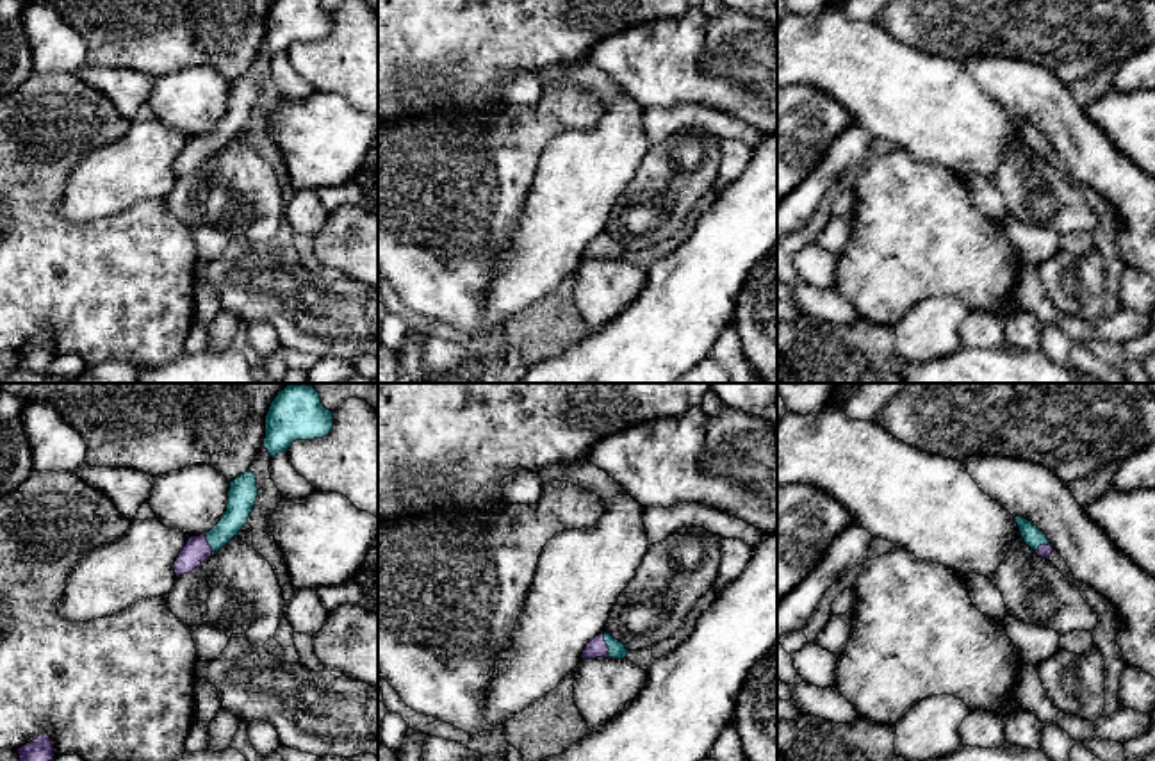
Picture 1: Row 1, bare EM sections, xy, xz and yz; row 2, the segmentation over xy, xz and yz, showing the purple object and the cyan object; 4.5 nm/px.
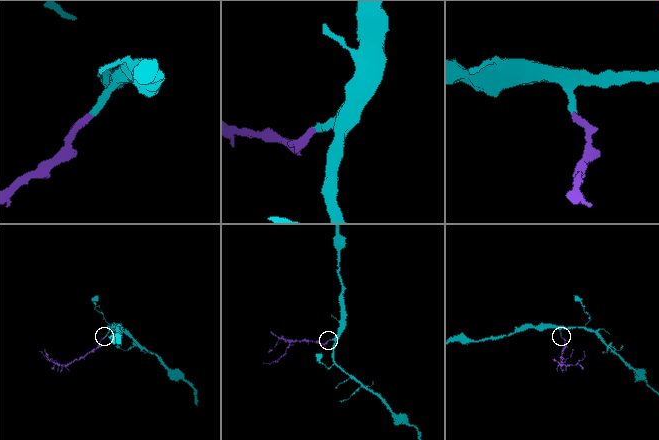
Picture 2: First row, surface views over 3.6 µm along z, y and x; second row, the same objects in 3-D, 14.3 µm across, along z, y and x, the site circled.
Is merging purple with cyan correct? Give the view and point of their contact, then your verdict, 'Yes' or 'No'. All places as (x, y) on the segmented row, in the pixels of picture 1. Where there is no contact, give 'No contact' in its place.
Touches purple at xz (606, 646). Yes

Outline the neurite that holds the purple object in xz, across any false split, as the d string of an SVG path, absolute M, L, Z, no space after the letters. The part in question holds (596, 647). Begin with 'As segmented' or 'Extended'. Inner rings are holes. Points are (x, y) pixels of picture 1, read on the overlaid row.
Extended. M602 633L590 640L581 654L581 659L595 659L595 658L613 658L624 659L627 656L627 649L622 642L615 640L610 633Z

